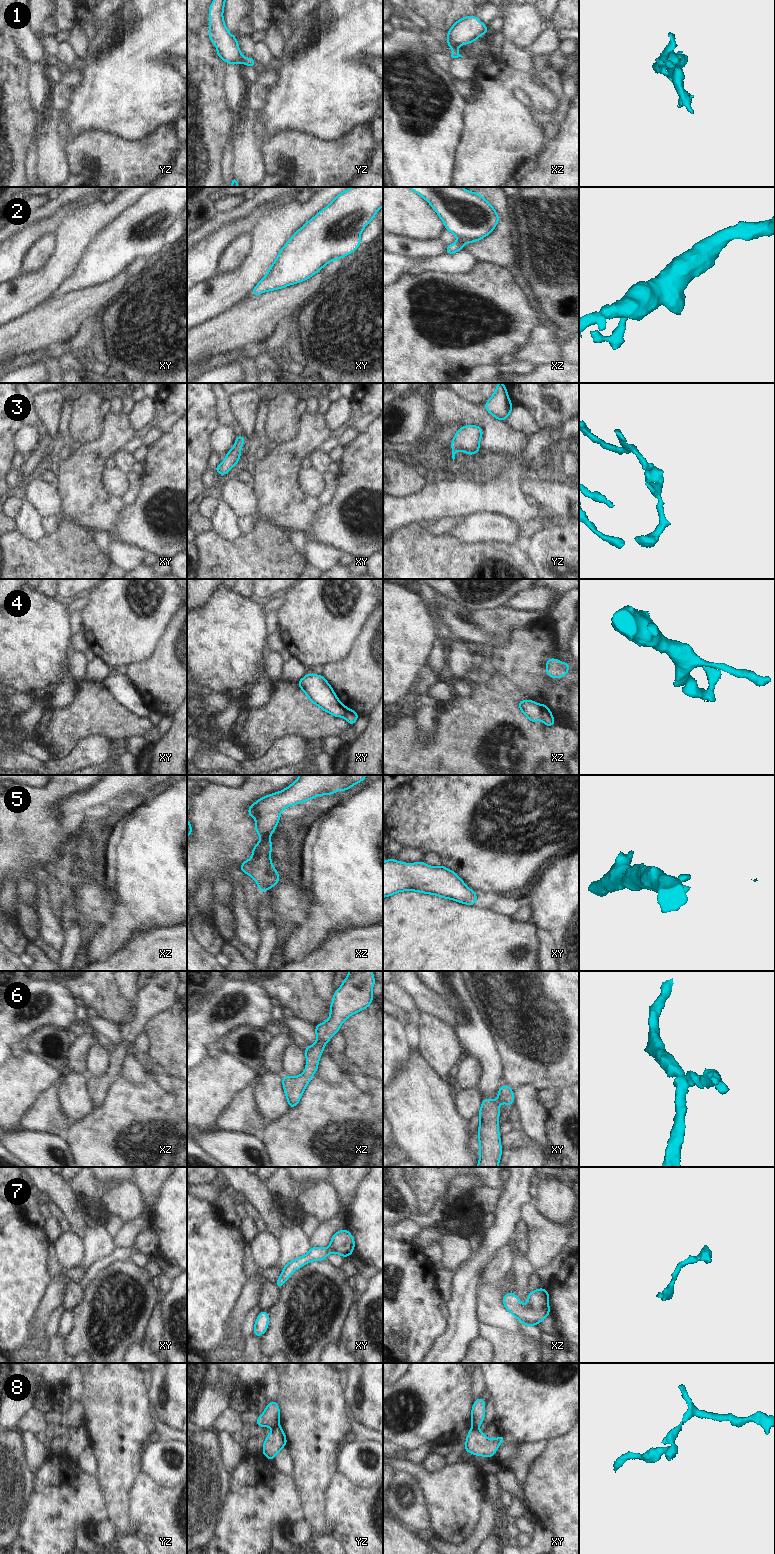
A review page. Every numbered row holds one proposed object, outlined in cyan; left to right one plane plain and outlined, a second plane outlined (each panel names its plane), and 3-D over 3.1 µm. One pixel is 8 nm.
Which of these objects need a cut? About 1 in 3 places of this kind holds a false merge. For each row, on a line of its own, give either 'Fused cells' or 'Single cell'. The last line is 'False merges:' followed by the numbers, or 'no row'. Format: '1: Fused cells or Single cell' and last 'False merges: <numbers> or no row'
1: Fused cells
2: Single cell
3: Single cell
4: Fused cells
5: Single cell
6: Single cell
7: Single cell
8: Fused cells
False merges: 1, 4, 8.

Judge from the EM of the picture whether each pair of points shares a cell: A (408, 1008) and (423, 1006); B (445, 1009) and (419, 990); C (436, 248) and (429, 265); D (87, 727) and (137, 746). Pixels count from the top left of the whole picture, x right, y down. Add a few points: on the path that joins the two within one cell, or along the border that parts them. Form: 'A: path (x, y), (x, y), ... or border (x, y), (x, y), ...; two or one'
A: border (402, 988), (410, 996), (419, 1013); two
B: path (439, 1008), (425, 996); one
C: border (444, 253), (438, 256), (408, 257); two
D: border (141, 736), (135, 736), (127, 740); two

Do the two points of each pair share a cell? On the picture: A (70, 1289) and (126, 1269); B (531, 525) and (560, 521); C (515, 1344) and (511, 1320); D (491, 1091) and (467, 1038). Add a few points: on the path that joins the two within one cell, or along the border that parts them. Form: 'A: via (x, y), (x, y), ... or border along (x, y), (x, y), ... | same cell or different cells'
A: border along (83, 1289), (82, 1299), (71, 1310) | different cells
B: via (538, 524), (553, 521) | same cell
C: border along (490, 1326), (517, 1332), (528, 1349) | different cells
D: via (491, 1078), (491, 1064), (480, 1051) | same cell

